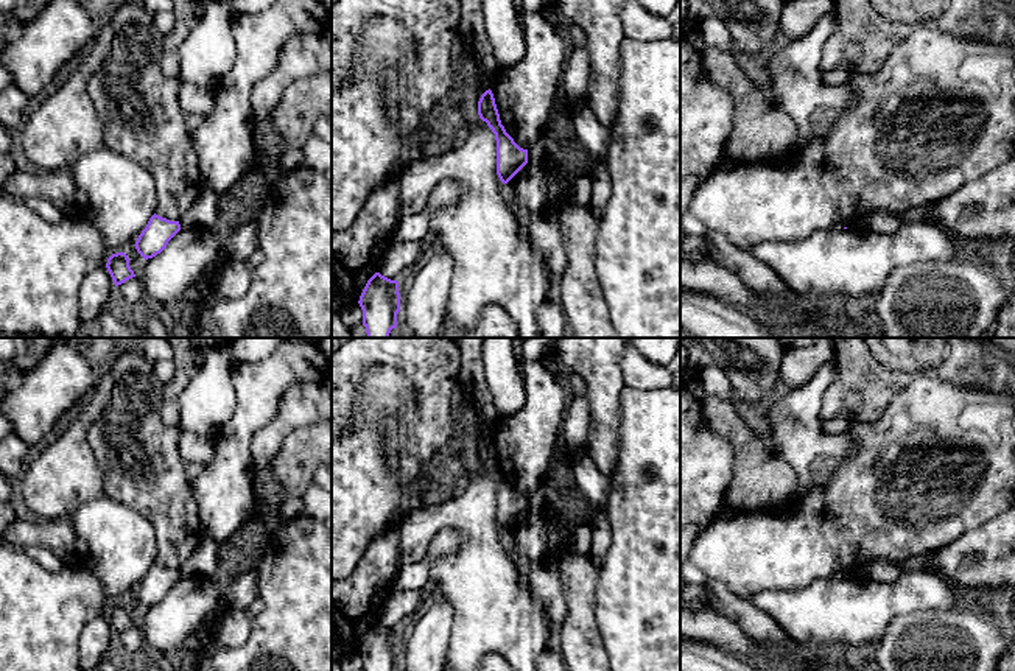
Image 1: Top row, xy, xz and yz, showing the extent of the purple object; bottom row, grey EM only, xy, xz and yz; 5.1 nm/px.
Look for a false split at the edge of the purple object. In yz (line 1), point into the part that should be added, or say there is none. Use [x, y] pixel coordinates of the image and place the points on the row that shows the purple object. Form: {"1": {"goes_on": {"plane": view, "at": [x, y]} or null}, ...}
{"1": {"goes_on": null}}

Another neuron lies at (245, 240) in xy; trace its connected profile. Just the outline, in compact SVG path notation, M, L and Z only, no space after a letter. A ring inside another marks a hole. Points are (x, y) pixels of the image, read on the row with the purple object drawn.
M257 221L243 224L224 241L226 246L232 251L234 260L248 262L252 252L258 248Z

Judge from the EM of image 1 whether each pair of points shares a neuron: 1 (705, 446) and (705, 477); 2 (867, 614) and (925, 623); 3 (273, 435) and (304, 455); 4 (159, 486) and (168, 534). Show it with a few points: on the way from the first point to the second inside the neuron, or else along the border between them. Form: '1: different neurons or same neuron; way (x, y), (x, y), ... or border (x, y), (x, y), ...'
1: same neuron; way (705, 453), (705, 469)
2: different neurons; border (930, 609), (899, 614), (875, 643)
3: different neurons; border (315, 422), (296, 428), (274, 463), (260, 470)
4: same neuron; way (165, 498), (168, 522)

